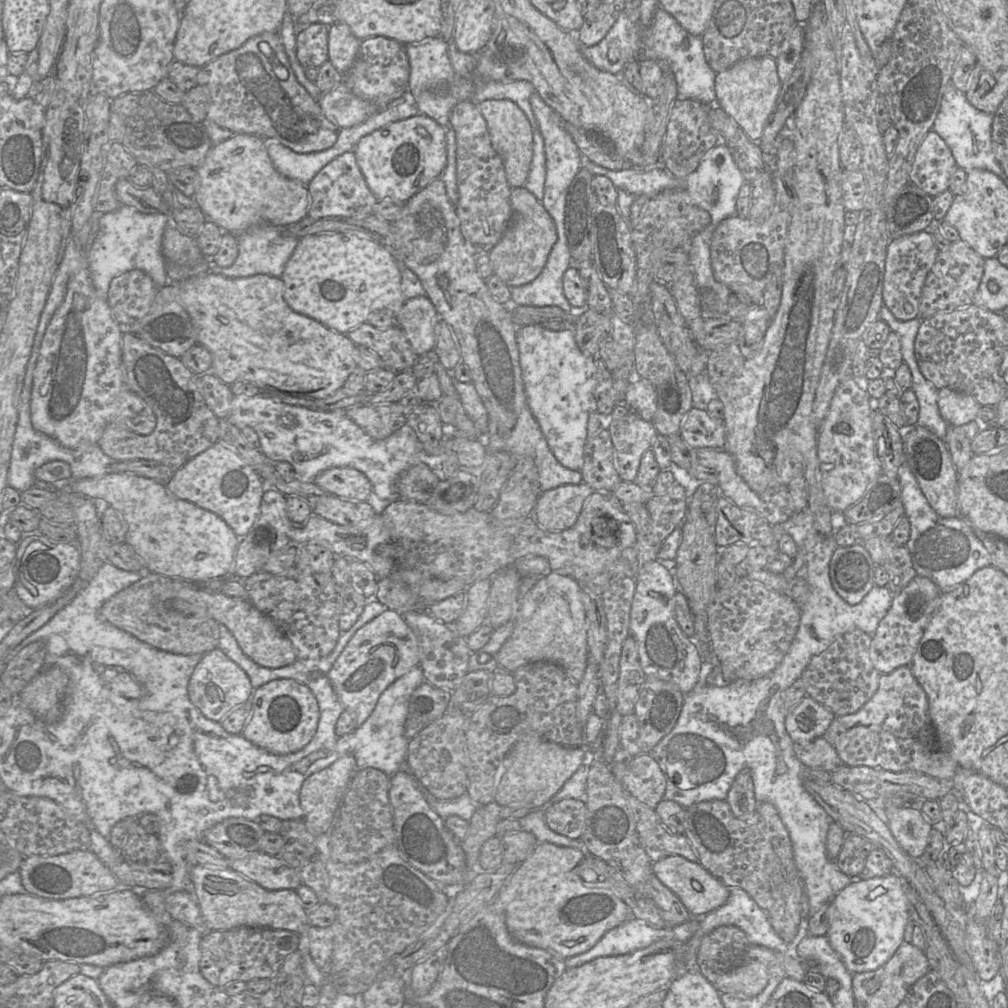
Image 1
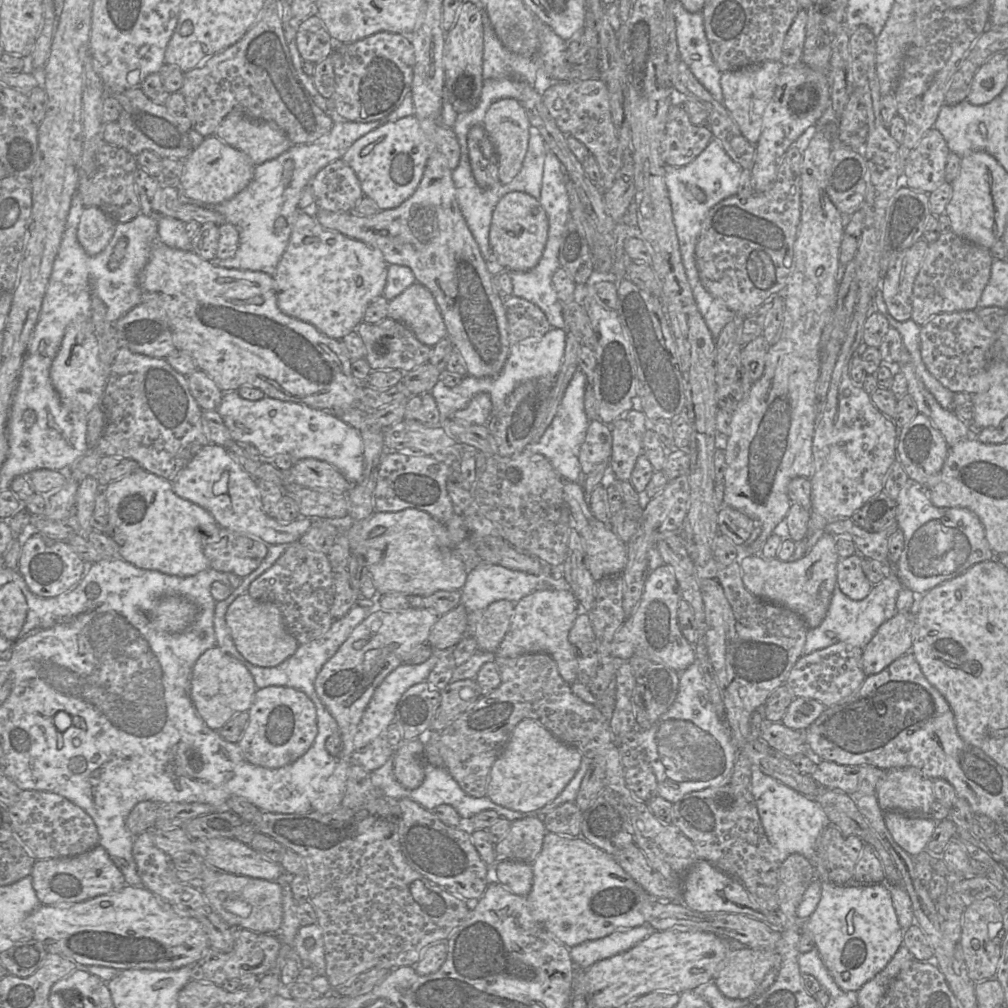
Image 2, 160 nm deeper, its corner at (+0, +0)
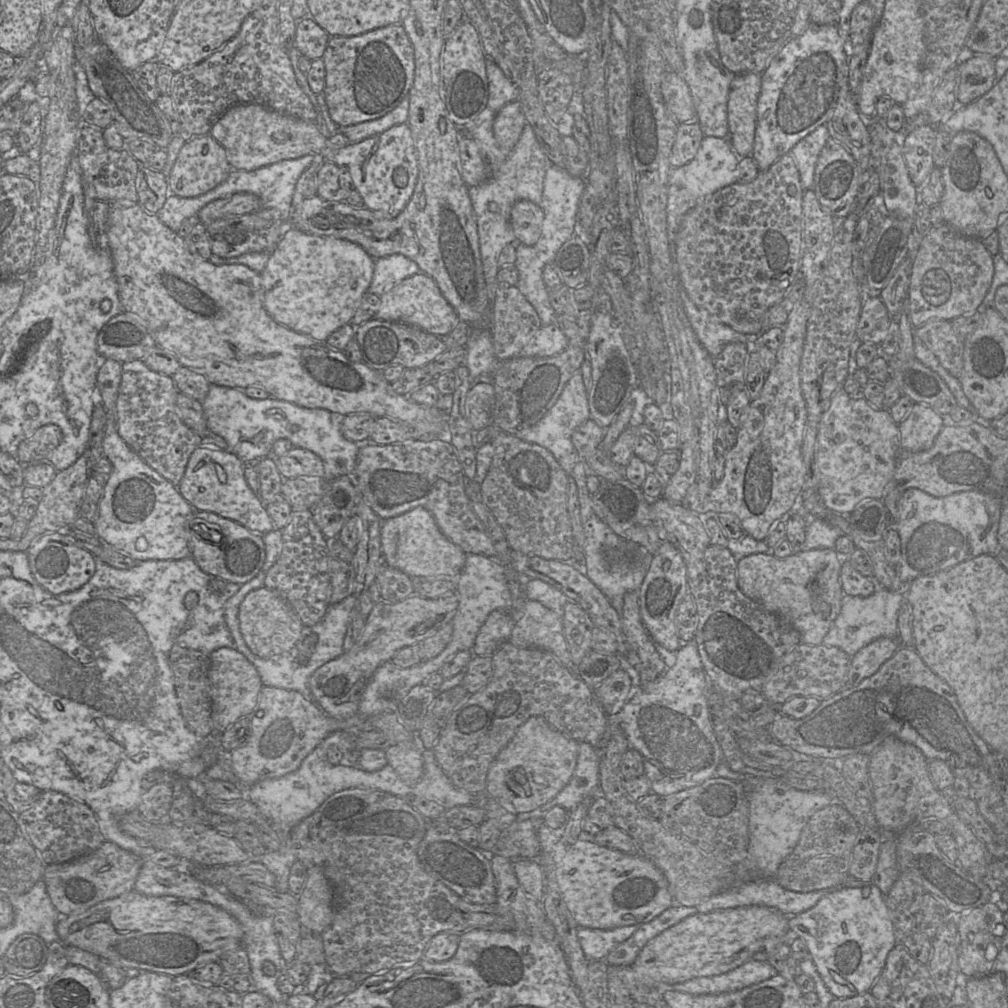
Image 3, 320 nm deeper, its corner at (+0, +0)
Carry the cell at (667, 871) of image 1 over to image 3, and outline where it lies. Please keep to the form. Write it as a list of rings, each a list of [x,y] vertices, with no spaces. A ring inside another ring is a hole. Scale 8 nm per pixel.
[[[873,883],[862,887],[841,886],[829,891],[809,910],[788,917],[790,932],[805,941],[821,978],[835,998],[870,992],[885,967],[889,952],[898,943],[884,895]]]

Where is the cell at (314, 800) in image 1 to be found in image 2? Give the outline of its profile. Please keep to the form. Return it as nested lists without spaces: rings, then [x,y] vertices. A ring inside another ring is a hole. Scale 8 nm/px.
[[[409,607],[404,610],[376,610],[357,625],[337,652],[318,673],[314,687],[326,709],[336,720],[342,739],[342,750],[336,759],[333,773],[320,785],[311,803],[312,810],[322,814],[342,806],[346,791],[347,772],[354,754],[354,737],[363,713],[375,689],[410,654],[427,643],[431,628],[439,616],[428,609]]]

